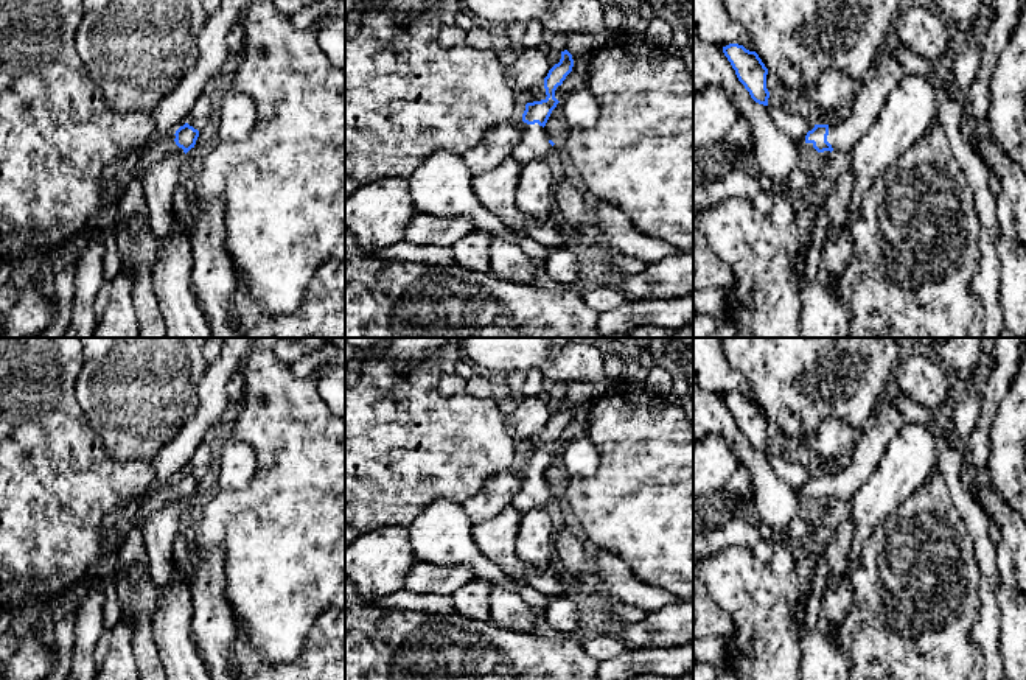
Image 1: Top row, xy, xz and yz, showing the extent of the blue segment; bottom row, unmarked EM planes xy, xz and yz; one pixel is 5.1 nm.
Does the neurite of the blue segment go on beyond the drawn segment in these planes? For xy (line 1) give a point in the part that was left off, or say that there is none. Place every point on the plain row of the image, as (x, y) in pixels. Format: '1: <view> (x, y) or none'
1: xy (159, 526)

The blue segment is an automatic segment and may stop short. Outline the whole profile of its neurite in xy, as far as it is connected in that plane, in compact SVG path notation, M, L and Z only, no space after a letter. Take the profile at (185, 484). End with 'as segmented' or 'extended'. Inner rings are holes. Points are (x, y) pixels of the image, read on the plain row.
M188 471L180 475L137 528L145 542L148 573L157 585L165 587L173 580L174 540L180 528L182 507L194 496L197 485L199 479Z | extended

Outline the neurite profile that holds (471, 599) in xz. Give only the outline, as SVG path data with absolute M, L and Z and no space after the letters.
M488 580L466 582L452 594L455 612L471 619L490 621L490 588Z

